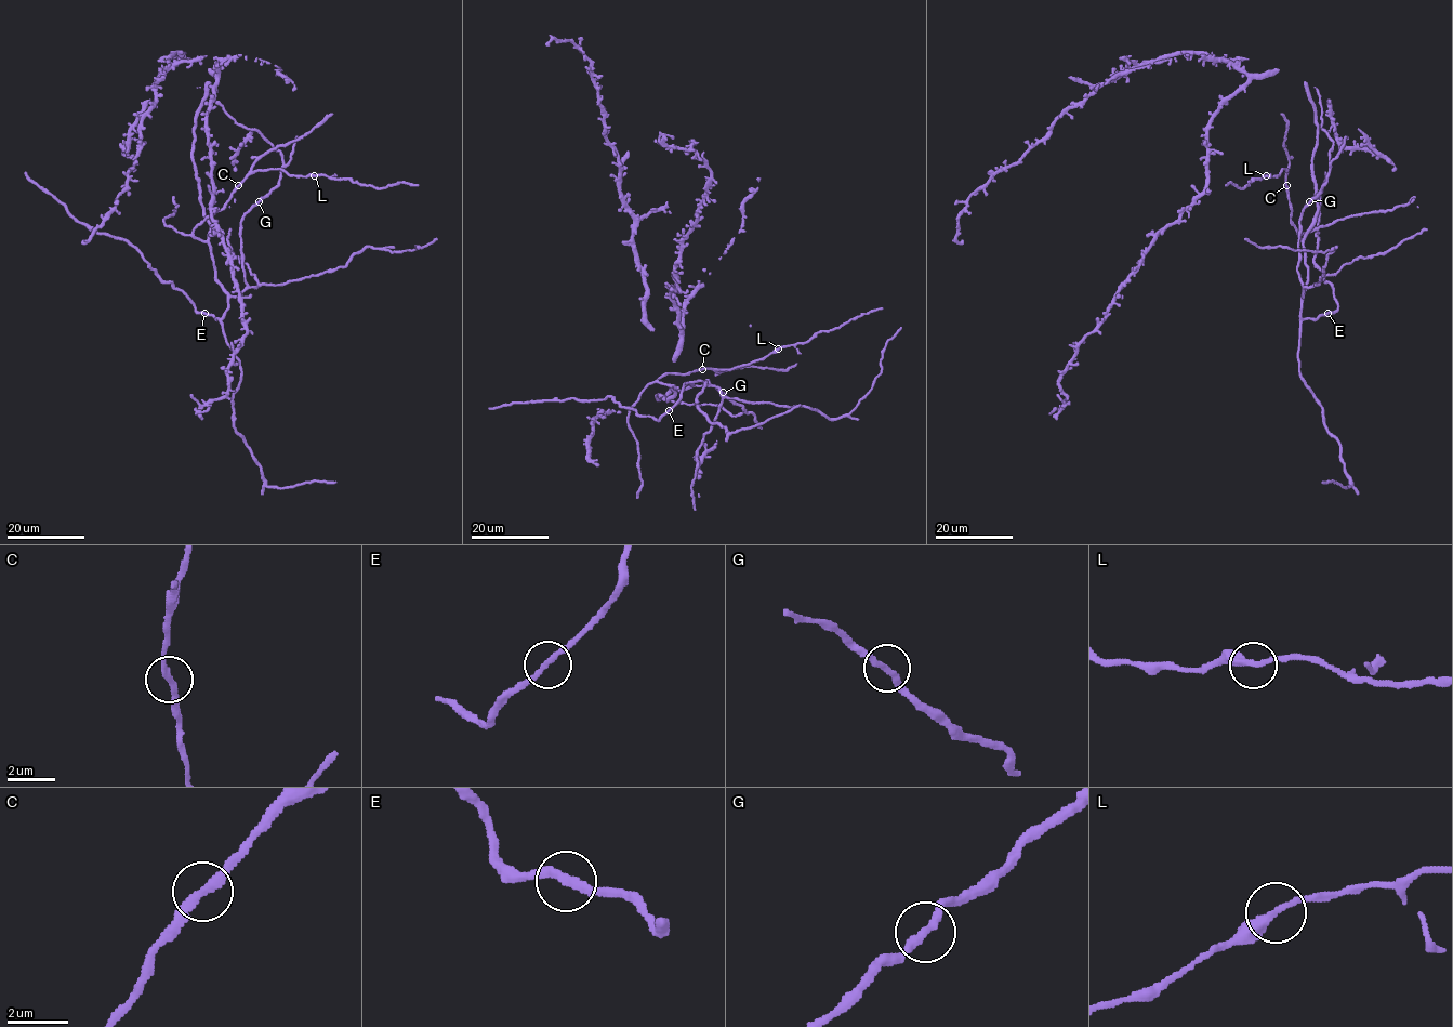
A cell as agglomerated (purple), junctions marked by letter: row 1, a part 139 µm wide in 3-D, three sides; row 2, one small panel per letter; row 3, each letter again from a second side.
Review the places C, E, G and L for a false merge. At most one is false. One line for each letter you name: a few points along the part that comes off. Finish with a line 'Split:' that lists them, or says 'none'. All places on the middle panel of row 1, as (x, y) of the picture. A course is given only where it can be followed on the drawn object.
Split: none

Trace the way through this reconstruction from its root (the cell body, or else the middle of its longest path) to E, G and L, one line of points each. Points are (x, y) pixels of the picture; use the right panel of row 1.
E: (1308, 92), (1317, 127), (1312, 157), (1317, 214), (1303, 241), (1307, 281), (1300, 317), (1317, 318), (1328, 313)
G: (1308, 92), (1317, 127), (1317, 214), (1303, 241), (1303, 297), (1298, 239), (1309, 201)
L: (1308, 92), (1317, 127), (1312, 157), (1317, 214), (1303, 240), (1290, 220), (1286, 171), (1266, 175)

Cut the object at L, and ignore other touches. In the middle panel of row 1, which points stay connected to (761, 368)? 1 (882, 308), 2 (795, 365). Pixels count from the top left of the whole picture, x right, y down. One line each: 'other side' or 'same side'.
1: other side
2: same side

